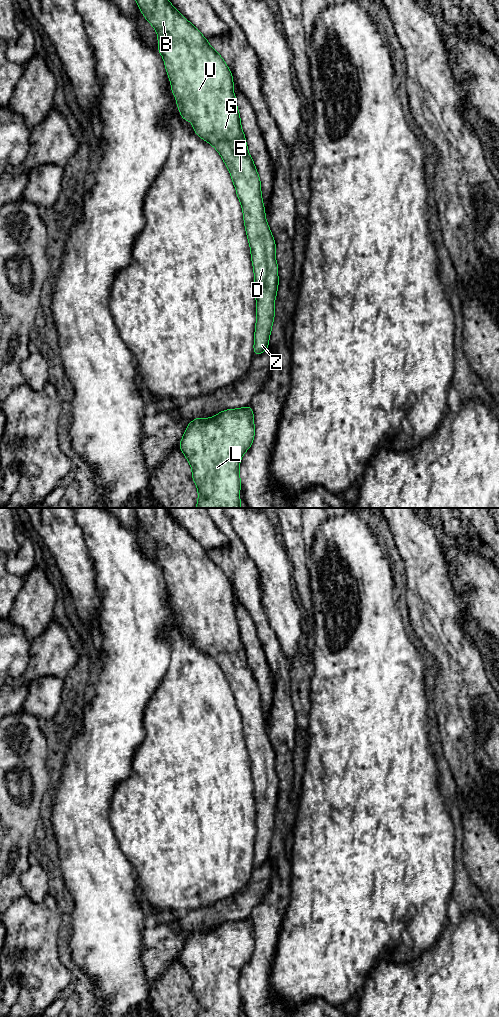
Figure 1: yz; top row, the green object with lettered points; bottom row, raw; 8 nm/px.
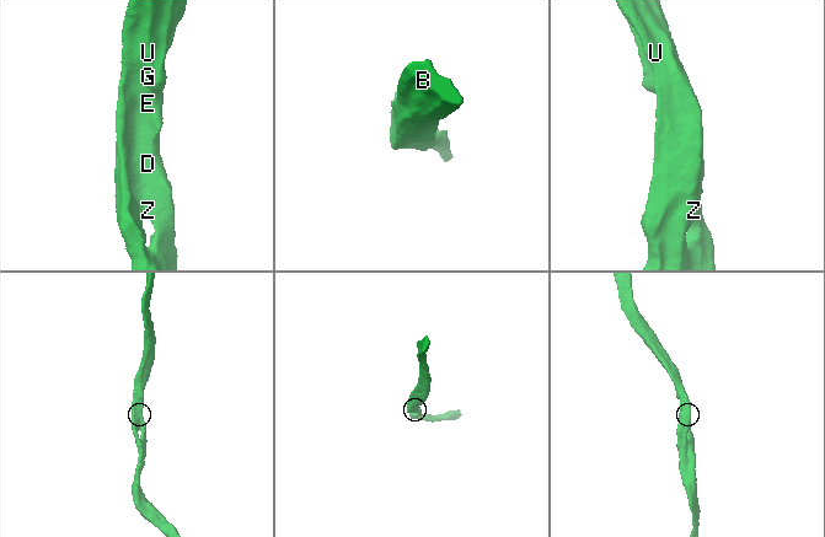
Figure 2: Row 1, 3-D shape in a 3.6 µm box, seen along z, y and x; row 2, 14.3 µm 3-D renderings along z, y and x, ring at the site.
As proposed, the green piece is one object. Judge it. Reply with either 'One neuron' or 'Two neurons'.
One neuron

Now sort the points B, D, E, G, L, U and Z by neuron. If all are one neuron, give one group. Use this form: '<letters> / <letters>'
B D E G L U Z

